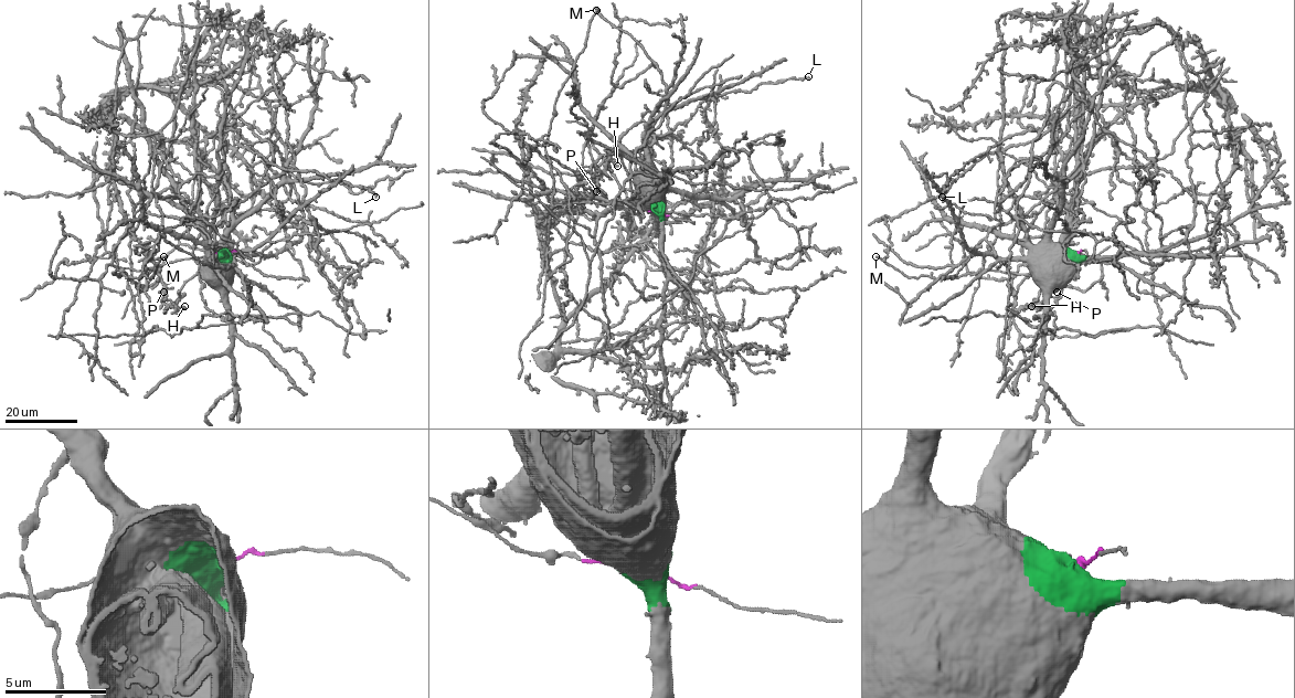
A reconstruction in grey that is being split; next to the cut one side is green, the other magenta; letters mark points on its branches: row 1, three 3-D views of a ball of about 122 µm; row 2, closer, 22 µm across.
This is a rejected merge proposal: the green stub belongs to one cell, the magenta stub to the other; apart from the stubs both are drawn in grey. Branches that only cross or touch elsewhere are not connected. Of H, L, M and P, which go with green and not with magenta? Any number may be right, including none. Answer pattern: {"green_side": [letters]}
{"green_side": ["L"]}

